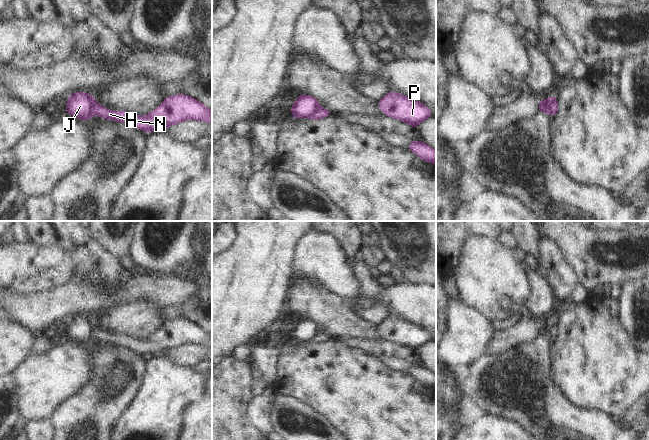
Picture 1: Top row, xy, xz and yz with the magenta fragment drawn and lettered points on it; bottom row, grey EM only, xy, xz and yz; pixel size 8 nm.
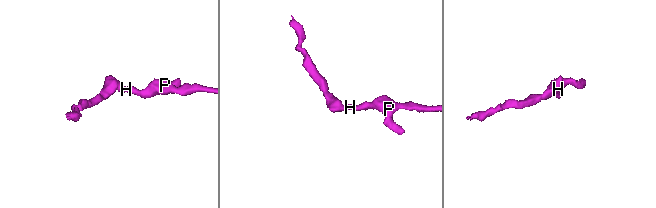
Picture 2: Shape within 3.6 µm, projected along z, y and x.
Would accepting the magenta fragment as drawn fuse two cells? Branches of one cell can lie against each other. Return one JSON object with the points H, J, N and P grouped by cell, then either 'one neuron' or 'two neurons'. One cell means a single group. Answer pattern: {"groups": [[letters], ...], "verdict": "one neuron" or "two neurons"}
{"groups": [["H", "N", "P"], ["J"]], "verdict": "two neurons"}

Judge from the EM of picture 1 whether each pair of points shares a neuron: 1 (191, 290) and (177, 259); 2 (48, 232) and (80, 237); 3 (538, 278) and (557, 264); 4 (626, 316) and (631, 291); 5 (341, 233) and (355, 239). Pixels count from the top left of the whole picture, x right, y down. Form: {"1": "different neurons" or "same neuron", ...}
{"1": "different neurons", "2": "same neuron", "3": "different neurons", "4": "same neuron", "5": "same neuron"}

